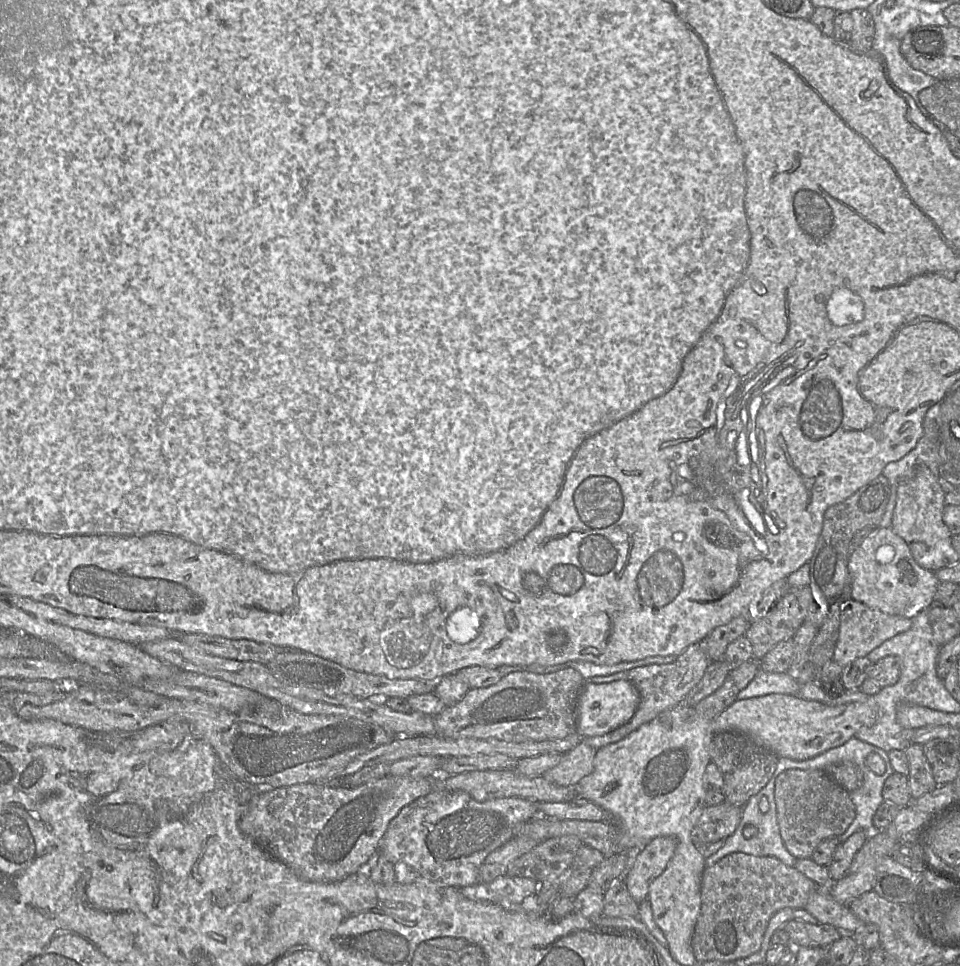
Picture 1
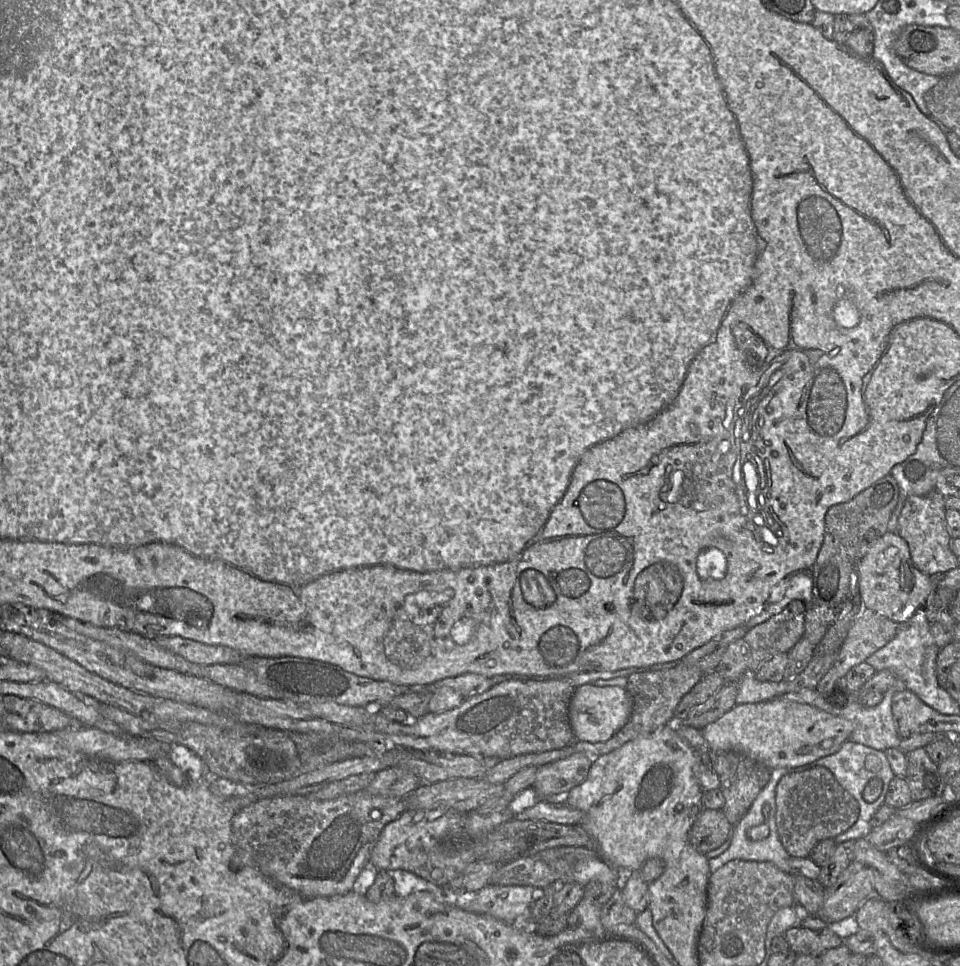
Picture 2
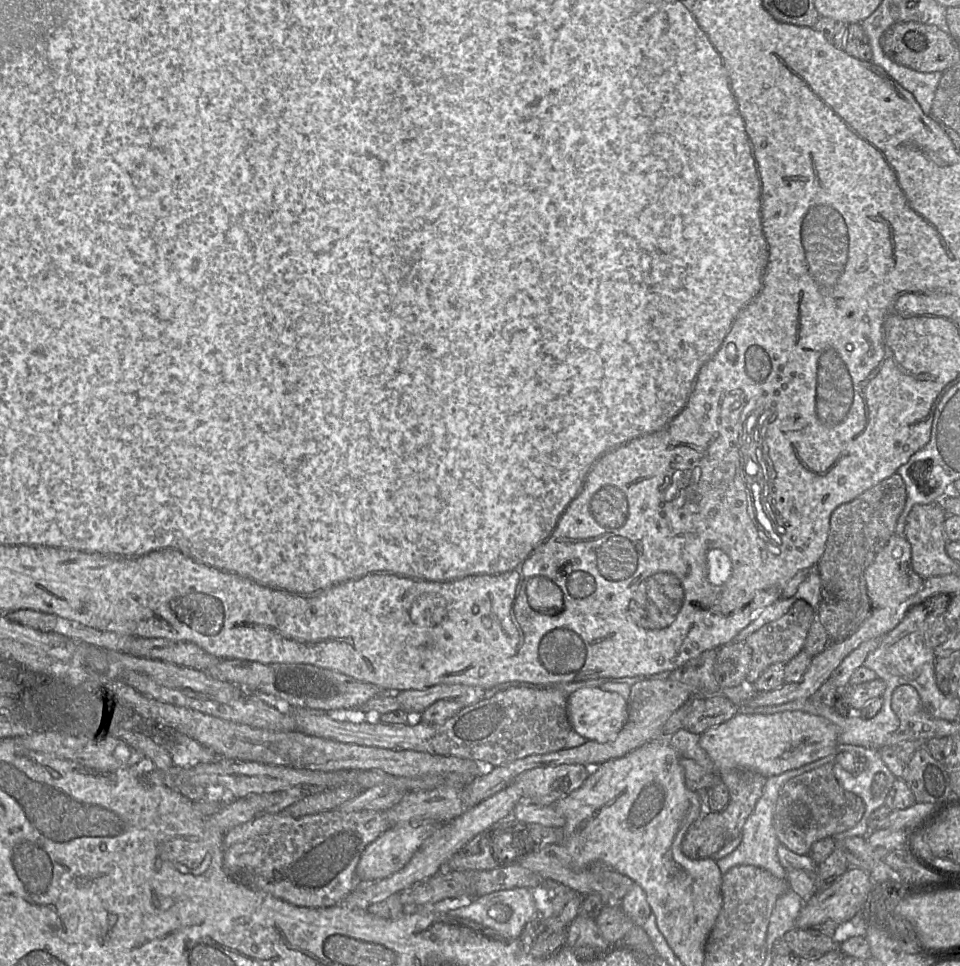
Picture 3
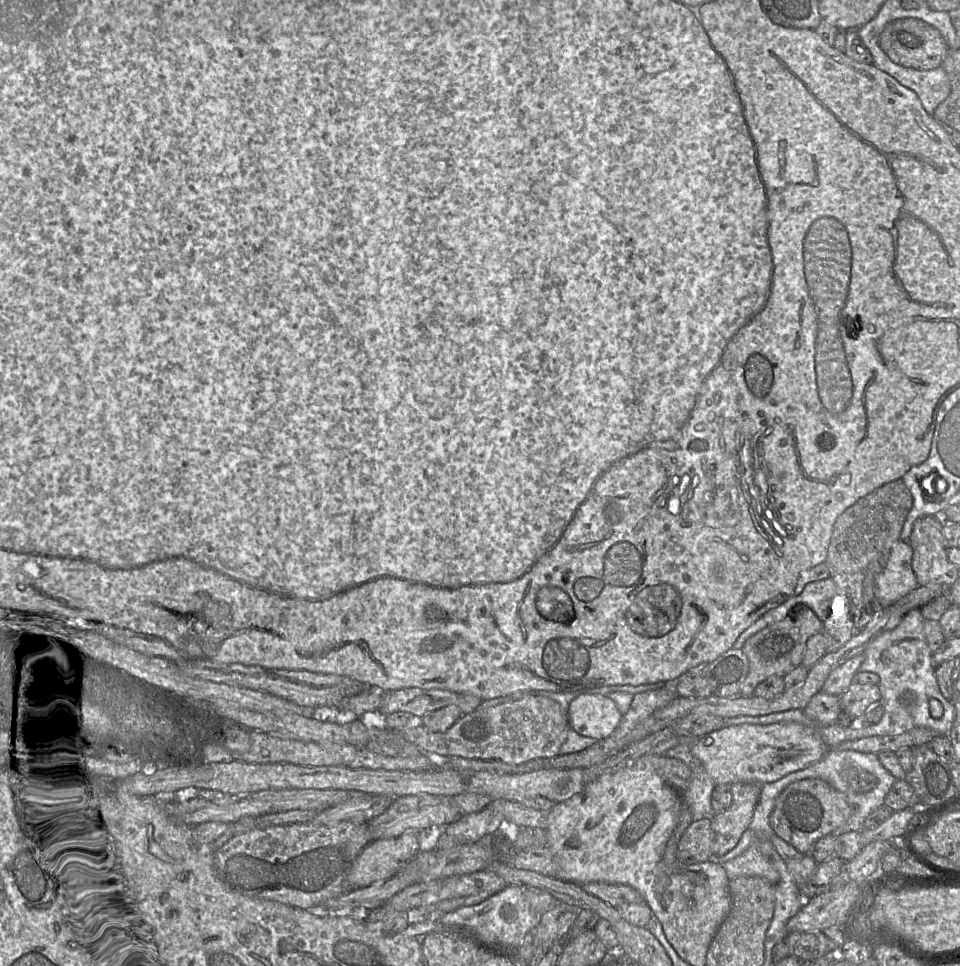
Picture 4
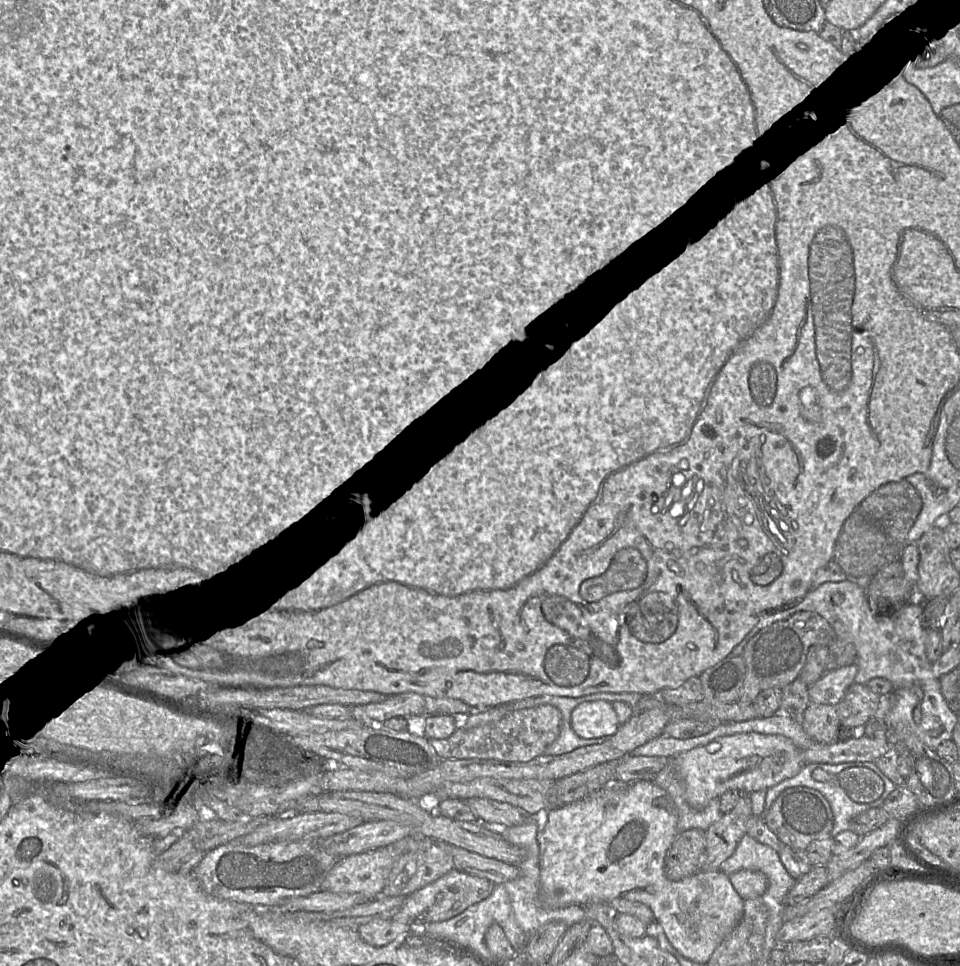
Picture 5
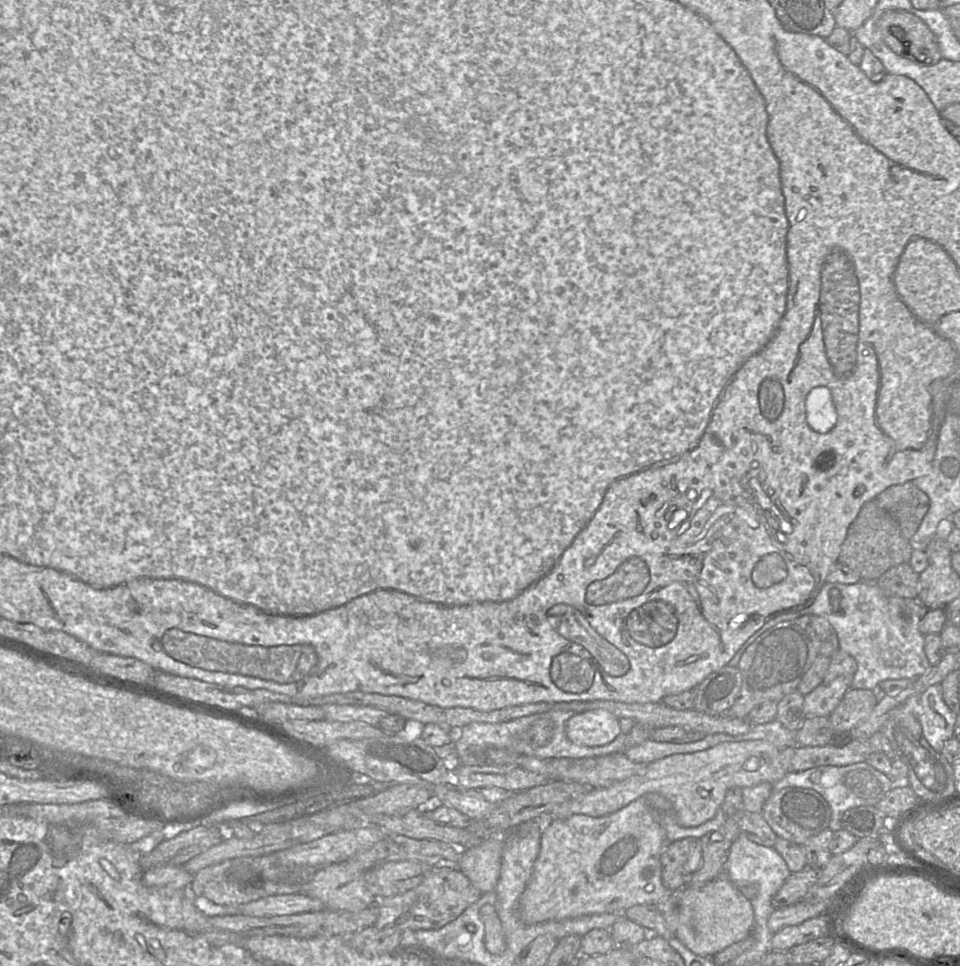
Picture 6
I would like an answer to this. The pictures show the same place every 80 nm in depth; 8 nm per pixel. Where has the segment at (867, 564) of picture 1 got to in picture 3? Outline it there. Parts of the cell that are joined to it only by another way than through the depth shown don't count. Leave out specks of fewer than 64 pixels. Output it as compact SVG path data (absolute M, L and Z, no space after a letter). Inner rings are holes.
M893 535L882 551L864 572L867 592L874 609L897 608L915 595L923 586L921 578L912 567L911 546L905 537Z

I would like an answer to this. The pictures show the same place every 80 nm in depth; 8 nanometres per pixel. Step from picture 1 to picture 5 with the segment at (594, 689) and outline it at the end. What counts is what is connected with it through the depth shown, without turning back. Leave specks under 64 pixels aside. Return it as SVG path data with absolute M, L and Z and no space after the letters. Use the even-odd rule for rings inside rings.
M606 700L583 702L571 714L571 728L583 739L609 738L620 725L612 704Z

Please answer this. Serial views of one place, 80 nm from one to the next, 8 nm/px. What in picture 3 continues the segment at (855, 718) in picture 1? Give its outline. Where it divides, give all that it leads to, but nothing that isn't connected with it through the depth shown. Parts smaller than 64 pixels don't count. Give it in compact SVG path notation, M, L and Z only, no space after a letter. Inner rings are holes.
M738 711L727 722L712 727L700 735L700 745L714 763L715 772L743 768L760 773L766 778L800 768L830 755L838 745L838 727L818 715L803 711L784 711L775 714L746 714Z

